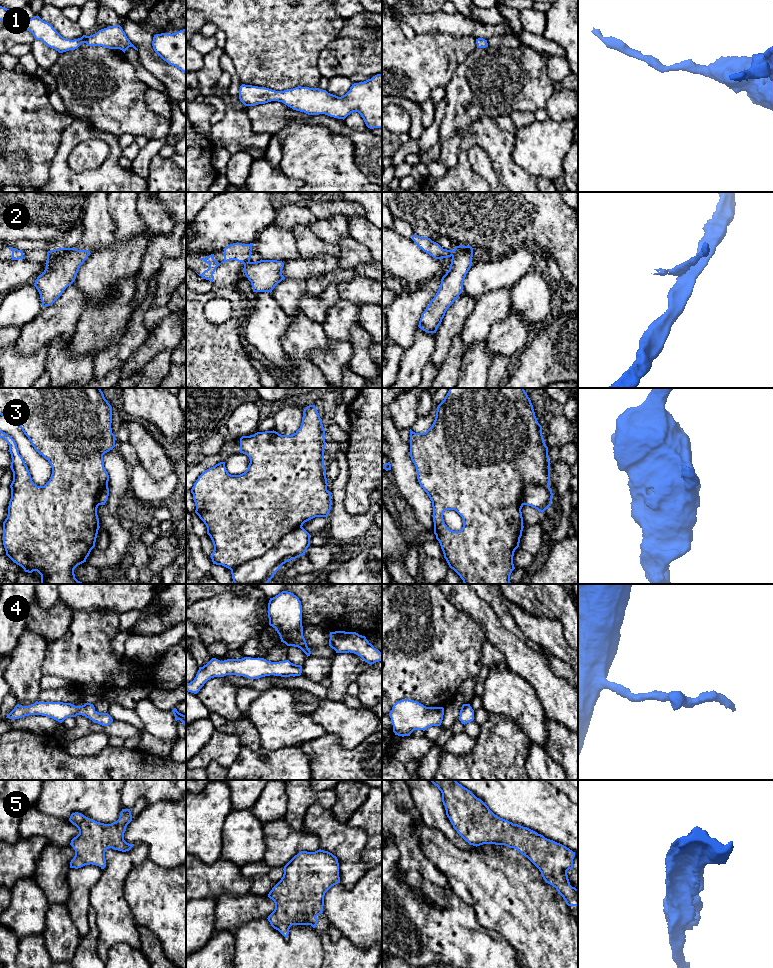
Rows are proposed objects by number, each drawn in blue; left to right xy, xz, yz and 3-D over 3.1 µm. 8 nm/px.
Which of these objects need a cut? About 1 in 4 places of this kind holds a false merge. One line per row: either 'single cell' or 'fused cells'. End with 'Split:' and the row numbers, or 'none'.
1: single cell
2: fused cells
3: fused cells
4: single cell
5: single cell
Split: 2, 3

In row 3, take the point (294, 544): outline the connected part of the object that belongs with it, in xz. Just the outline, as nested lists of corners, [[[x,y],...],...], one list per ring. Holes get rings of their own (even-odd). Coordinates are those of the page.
[[[303,527],[286,534],[264,556],[231,570],[234,584],[267,584],[283,564],[305,555],[310,536]]]

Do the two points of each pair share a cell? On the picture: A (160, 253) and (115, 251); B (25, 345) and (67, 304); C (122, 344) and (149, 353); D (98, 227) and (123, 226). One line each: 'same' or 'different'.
A: different
B: same
C: different
D: different

